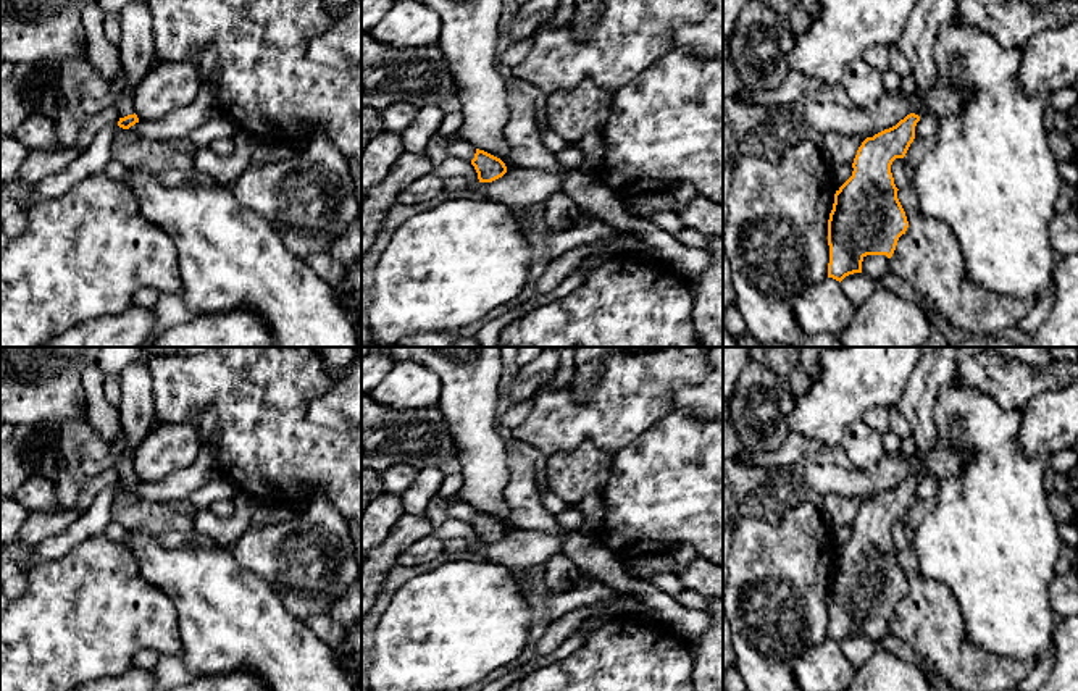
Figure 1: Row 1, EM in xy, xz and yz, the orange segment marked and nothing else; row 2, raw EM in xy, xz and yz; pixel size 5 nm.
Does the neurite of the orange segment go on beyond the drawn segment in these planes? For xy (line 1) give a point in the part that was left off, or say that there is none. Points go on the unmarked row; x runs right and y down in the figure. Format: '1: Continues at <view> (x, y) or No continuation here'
1: Continues at xy (136, 409)

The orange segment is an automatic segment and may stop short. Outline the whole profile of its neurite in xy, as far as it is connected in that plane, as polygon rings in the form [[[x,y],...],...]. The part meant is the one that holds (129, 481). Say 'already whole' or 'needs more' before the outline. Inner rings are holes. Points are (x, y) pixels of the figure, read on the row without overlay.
needs more; [[[136,363],[123,370],[119,376],[121,402],[118,412],[121,418],[121,441],[124,444],[113,468],[118,473],[118,488],[129,491],[139,480],[134,470],[134,455],[155,423],[152,373],[147,363]]]

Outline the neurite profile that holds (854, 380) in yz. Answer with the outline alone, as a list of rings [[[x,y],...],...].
[[[820,347],[818,363],[821,375],[817,381],[812,381],[810,389],[804,396],[796,397],[794,408],[788,418],[789,431],[817,439],[826,449],[839,446],[844,429],[850,423],[860,421],[865,412],[875,407],[897,405],[905,394],[907,381],[917,363],[936,349],[939,347]]]

